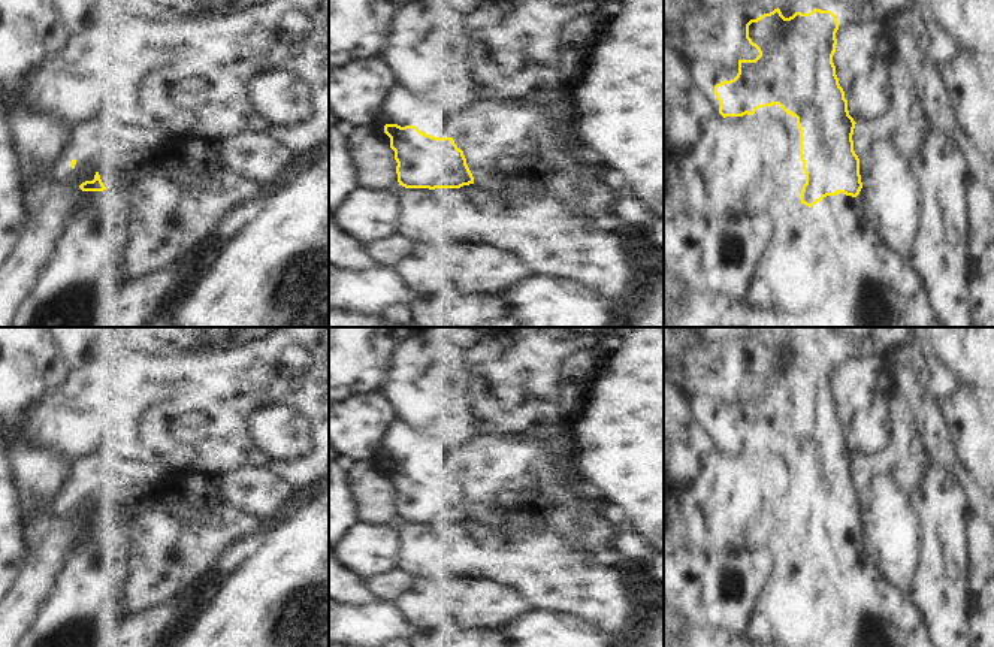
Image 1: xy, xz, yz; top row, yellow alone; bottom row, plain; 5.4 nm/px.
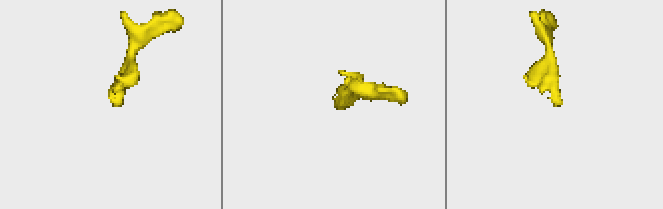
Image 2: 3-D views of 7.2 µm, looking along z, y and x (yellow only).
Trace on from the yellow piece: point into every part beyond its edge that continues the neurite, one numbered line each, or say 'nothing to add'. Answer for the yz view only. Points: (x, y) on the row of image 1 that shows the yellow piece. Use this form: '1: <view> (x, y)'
1: yz (882, 289)

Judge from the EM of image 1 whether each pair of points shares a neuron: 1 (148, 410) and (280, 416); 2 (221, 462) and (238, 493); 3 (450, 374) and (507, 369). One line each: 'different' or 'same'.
1: different
2: different
3: different

